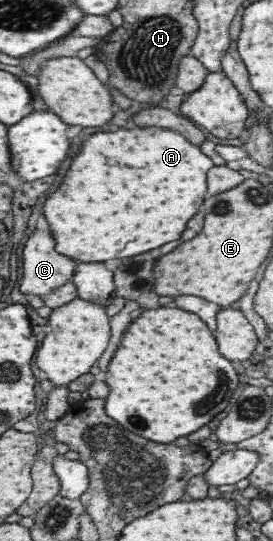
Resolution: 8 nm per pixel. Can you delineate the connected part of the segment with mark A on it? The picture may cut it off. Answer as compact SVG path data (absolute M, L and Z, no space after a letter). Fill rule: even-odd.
M137 127L131 131L121 129L115 133L91 135L71 161L61 187L47 199L45 205L45 215L55 231L59 251L79 261L97 263L135 257L177 241L205 201L207 175L213 167L215 163L209 155L173 129Z

